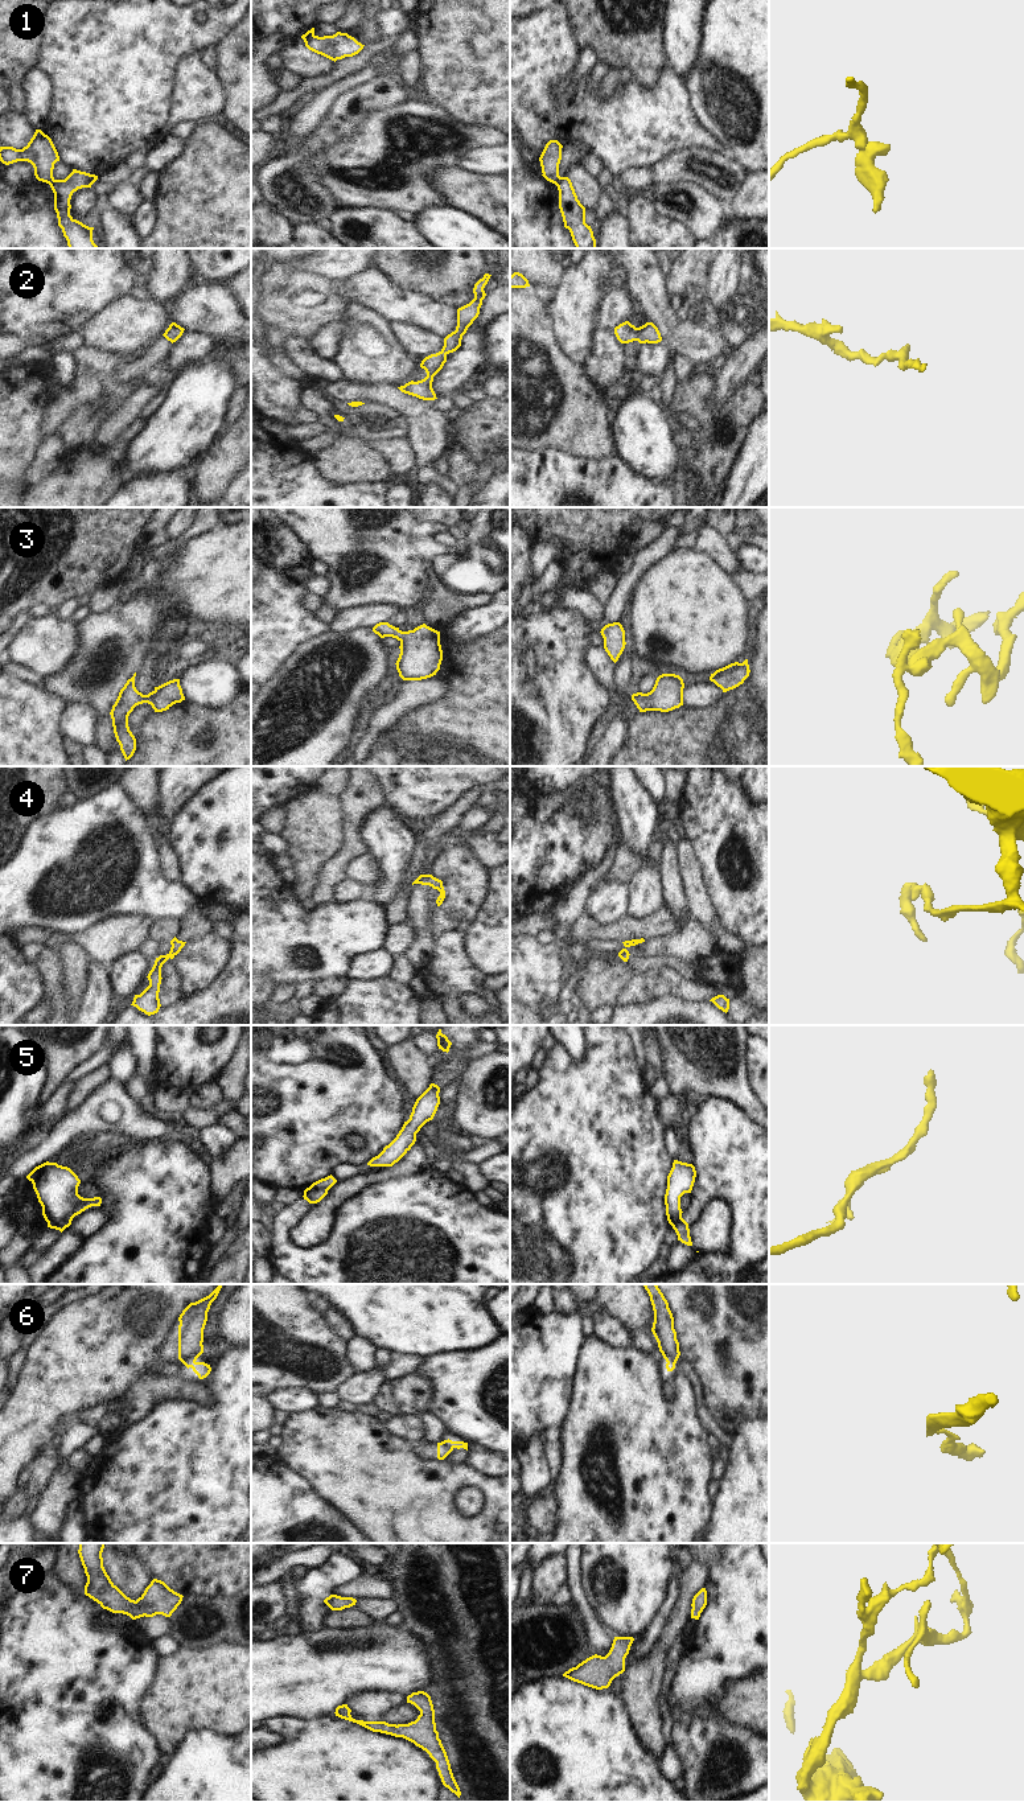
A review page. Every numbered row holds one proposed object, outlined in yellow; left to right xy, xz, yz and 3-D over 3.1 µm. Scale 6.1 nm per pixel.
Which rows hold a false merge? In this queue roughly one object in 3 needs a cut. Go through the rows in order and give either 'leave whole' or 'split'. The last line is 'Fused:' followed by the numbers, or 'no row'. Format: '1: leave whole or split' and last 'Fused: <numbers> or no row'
1: split
2: leave whole
3: leave whole
4: leave whole
5: split
6: split
7: leave whole
Fused: 1, 5, 6

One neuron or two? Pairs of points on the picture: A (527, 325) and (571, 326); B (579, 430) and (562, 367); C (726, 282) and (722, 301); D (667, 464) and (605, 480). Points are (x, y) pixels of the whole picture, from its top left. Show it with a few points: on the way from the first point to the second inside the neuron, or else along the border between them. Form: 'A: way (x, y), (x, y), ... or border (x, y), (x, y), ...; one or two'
A: border (545, 304), (555, 340), (566, 354); two
B: way (571, 414), (567, 410), (567, 394), (563, 383); one
C: way (722, 287), (722, 296); one
D: border (616, 451), (641, 474), (662, 480), (666, 484); two

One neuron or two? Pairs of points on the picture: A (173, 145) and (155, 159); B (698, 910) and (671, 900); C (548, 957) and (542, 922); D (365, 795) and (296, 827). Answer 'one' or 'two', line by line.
A: one
B: two
C: two
D: two

